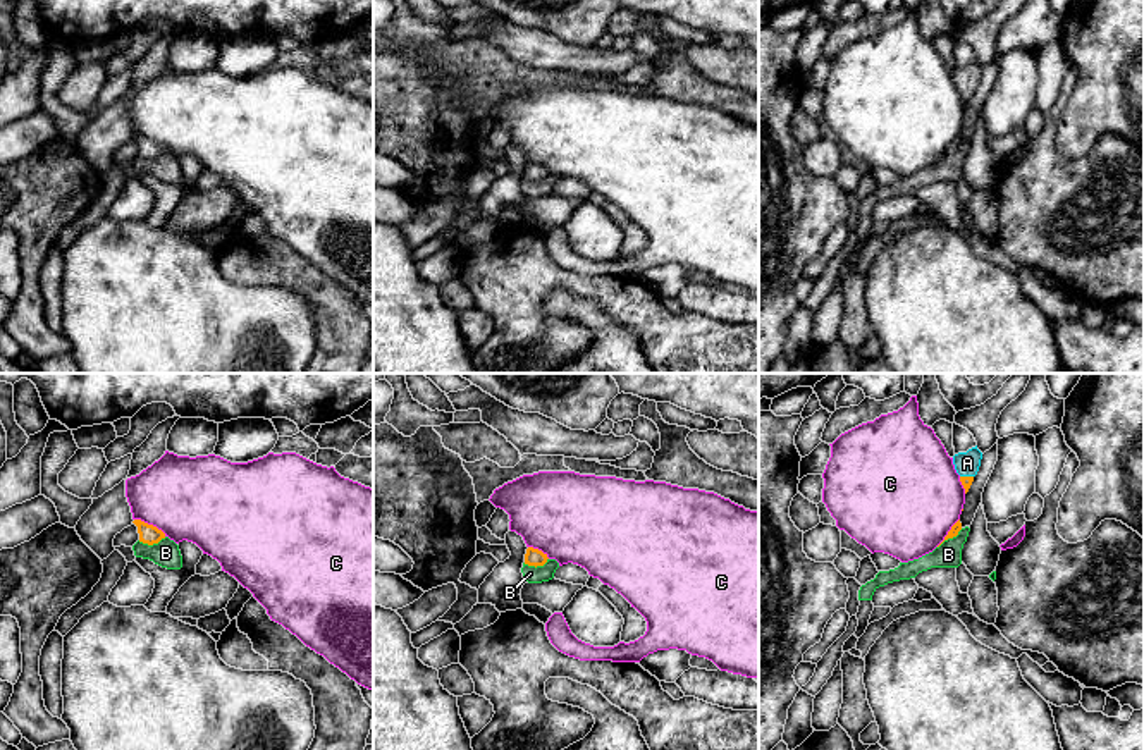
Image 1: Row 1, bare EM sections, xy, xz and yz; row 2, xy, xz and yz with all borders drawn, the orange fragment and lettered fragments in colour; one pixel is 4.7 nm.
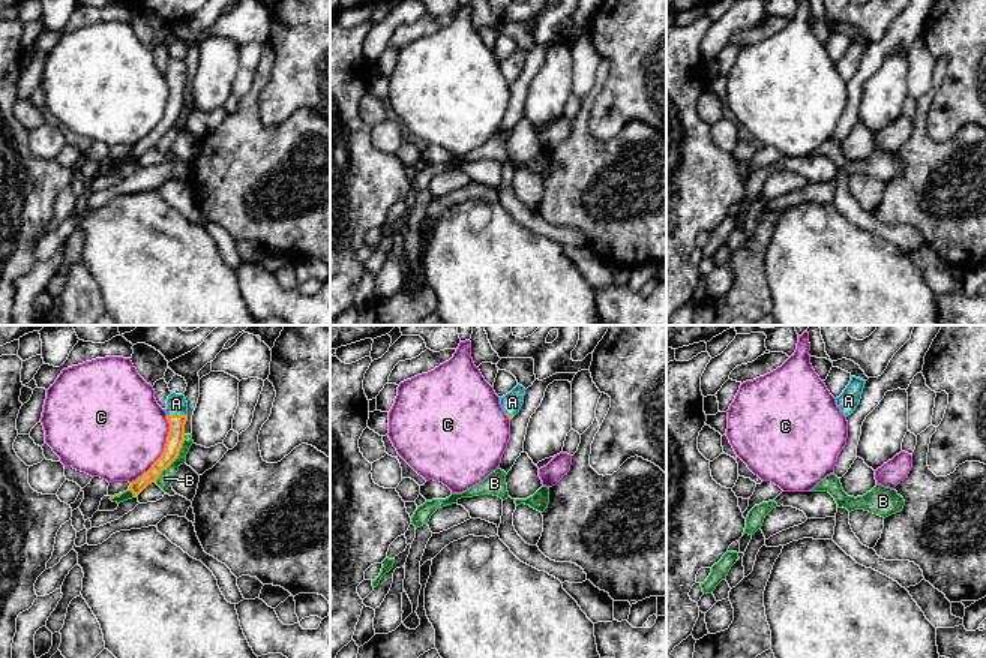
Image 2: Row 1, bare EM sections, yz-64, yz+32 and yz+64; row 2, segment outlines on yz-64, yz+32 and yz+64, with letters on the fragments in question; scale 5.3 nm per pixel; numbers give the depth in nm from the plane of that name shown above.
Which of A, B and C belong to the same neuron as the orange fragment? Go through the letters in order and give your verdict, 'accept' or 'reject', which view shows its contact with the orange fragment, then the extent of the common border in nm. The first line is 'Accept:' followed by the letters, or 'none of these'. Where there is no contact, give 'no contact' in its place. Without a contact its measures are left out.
Accept: A
A: accept | yz | 60 nm
B: reject | xy | 140 nm
C: reject | xy | 170 nm

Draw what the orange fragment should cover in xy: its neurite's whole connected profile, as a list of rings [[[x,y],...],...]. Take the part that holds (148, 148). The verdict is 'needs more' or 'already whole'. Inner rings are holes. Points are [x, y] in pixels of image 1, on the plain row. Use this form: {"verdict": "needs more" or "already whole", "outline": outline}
{"verdict": "already whole", "outline": [[[141,134],[132,136],[138,141],[139,157],[153,160],[165,153],[165,148],[153,139],[148,139]]]}

